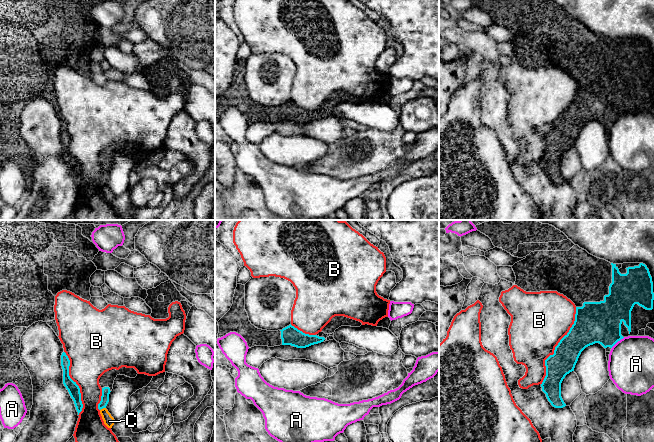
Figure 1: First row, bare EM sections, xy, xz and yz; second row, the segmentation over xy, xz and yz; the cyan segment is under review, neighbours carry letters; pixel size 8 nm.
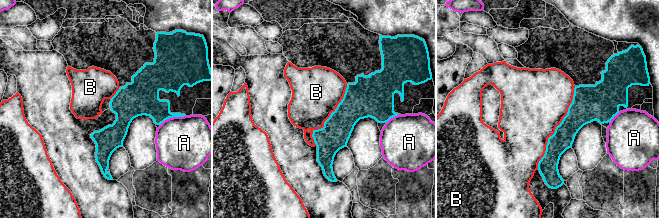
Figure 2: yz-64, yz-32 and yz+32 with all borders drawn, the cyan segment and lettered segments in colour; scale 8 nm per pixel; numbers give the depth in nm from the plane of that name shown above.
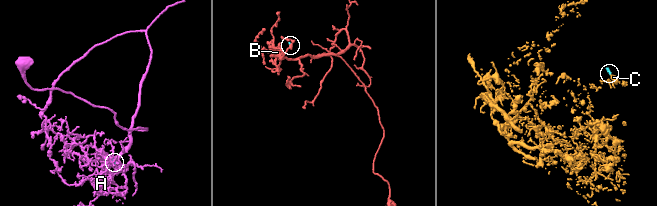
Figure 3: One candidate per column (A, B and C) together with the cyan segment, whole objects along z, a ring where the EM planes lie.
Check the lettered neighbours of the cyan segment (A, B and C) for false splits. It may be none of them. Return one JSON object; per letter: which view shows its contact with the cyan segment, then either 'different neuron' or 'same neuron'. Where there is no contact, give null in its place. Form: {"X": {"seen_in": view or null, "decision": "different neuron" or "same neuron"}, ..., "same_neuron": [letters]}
{"A": {"seen_in": "yz", "decision": "different neuron"}, "B": {"seen_in": "yz", "decision": "different neuron"}, "C": {"seen_in": "xy", "decision": "different neuron"}, "same_neuron": []}

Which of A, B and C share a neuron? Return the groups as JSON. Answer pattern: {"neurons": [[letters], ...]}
{"neurons": [["A"], ["B"], ["C"]]}

